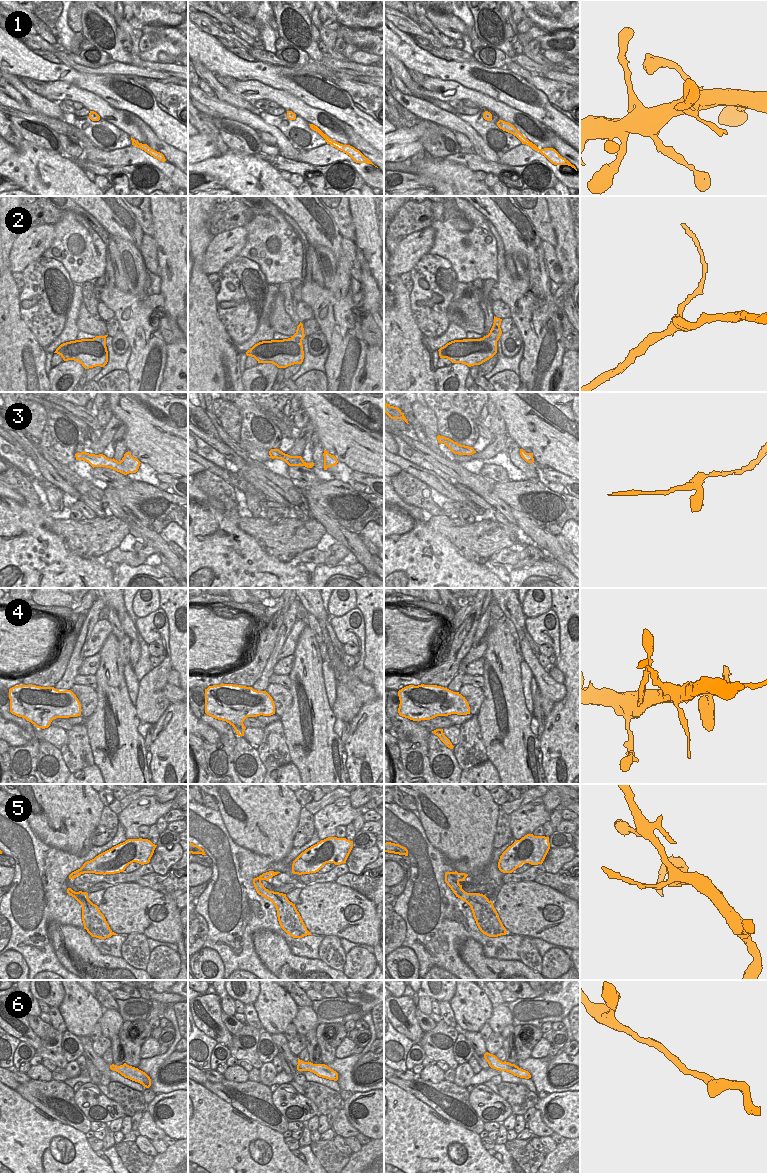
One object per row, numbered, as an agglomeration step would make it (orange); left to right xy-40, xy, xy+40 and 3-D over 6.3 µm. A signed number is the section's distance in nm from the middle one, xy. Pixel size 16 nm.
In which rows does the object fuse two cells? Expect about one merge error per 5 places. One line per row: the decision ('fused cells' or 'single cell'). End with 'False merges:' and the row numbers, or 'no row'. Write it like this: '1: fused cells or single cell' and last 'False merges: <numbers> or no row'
1: single cell
2: single cell
3: single cell
4: single cell
5: fused cells
6: single cell
False merges: 5

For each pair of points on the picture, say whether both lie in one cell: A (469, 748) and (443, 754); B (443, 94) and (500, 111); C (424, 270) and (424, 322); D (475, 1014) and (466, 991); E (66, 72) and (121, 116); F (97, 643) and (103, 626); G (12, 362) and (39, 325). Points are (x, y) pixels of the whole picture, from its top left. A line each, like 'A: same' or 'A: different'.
A: different
B: same
C: same
D: same
E: different
F: same
G: different

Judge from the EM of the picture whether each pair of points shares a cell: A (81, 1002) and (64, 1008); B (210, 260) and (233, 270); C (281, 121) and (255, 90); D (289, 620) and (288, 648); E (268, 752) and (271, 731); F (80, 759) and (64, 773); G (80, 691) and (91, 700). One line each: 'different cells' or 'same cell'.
A: same cell
B: different cells
C: different cells
D: different cells
E: same cell
F: different cells
G: same cell

